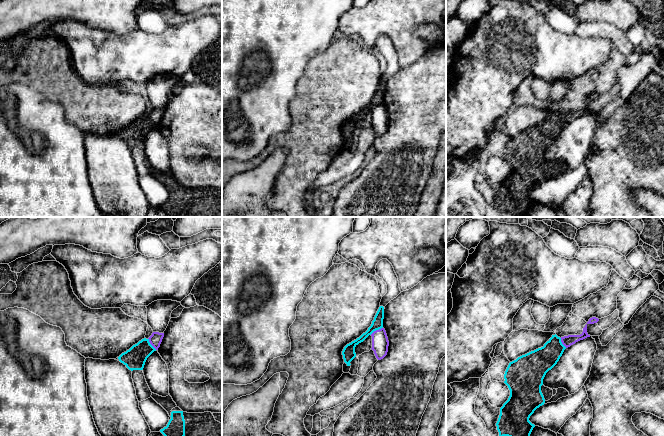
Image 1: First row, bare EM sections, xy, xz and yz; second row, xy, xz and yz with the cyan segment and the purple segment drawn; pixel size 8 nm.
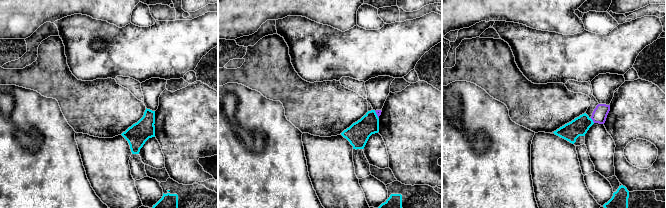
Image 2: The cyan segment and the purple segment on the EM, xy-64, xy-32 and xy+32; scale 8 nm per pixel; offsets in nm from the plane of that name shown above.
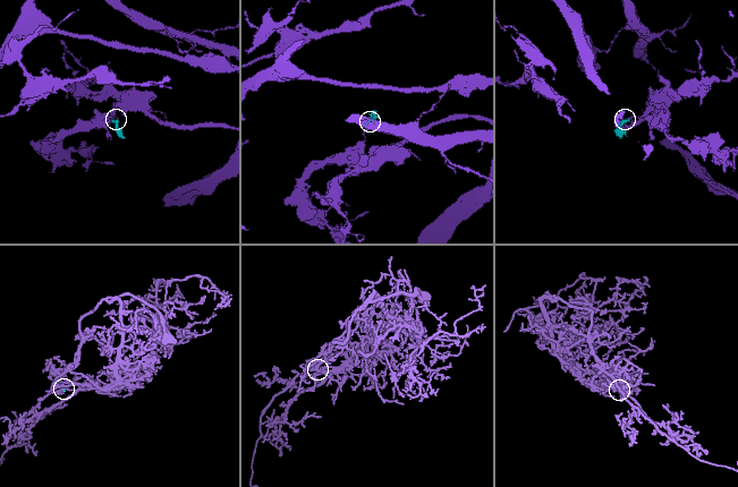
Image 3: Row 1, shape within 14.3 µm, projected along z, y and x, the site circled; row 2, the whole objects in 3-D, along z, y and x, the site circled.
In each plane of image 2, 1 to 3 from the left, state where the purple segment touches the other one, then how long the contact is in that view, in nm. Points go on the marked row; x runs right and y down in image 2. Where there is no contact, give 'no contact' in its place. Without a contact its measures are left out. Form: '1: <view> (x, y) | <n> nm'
1: no contact
2: xy-32 (376, 115) | 70 nm
3: xy+32 (592, 120) | 50 nm

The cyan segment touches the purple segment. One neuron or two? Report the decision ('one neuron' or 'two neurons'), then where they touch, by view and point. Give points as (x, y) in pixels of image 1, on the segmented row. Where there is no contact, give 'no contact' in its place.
two neurons; meets cyan in xz at (376, 329)

